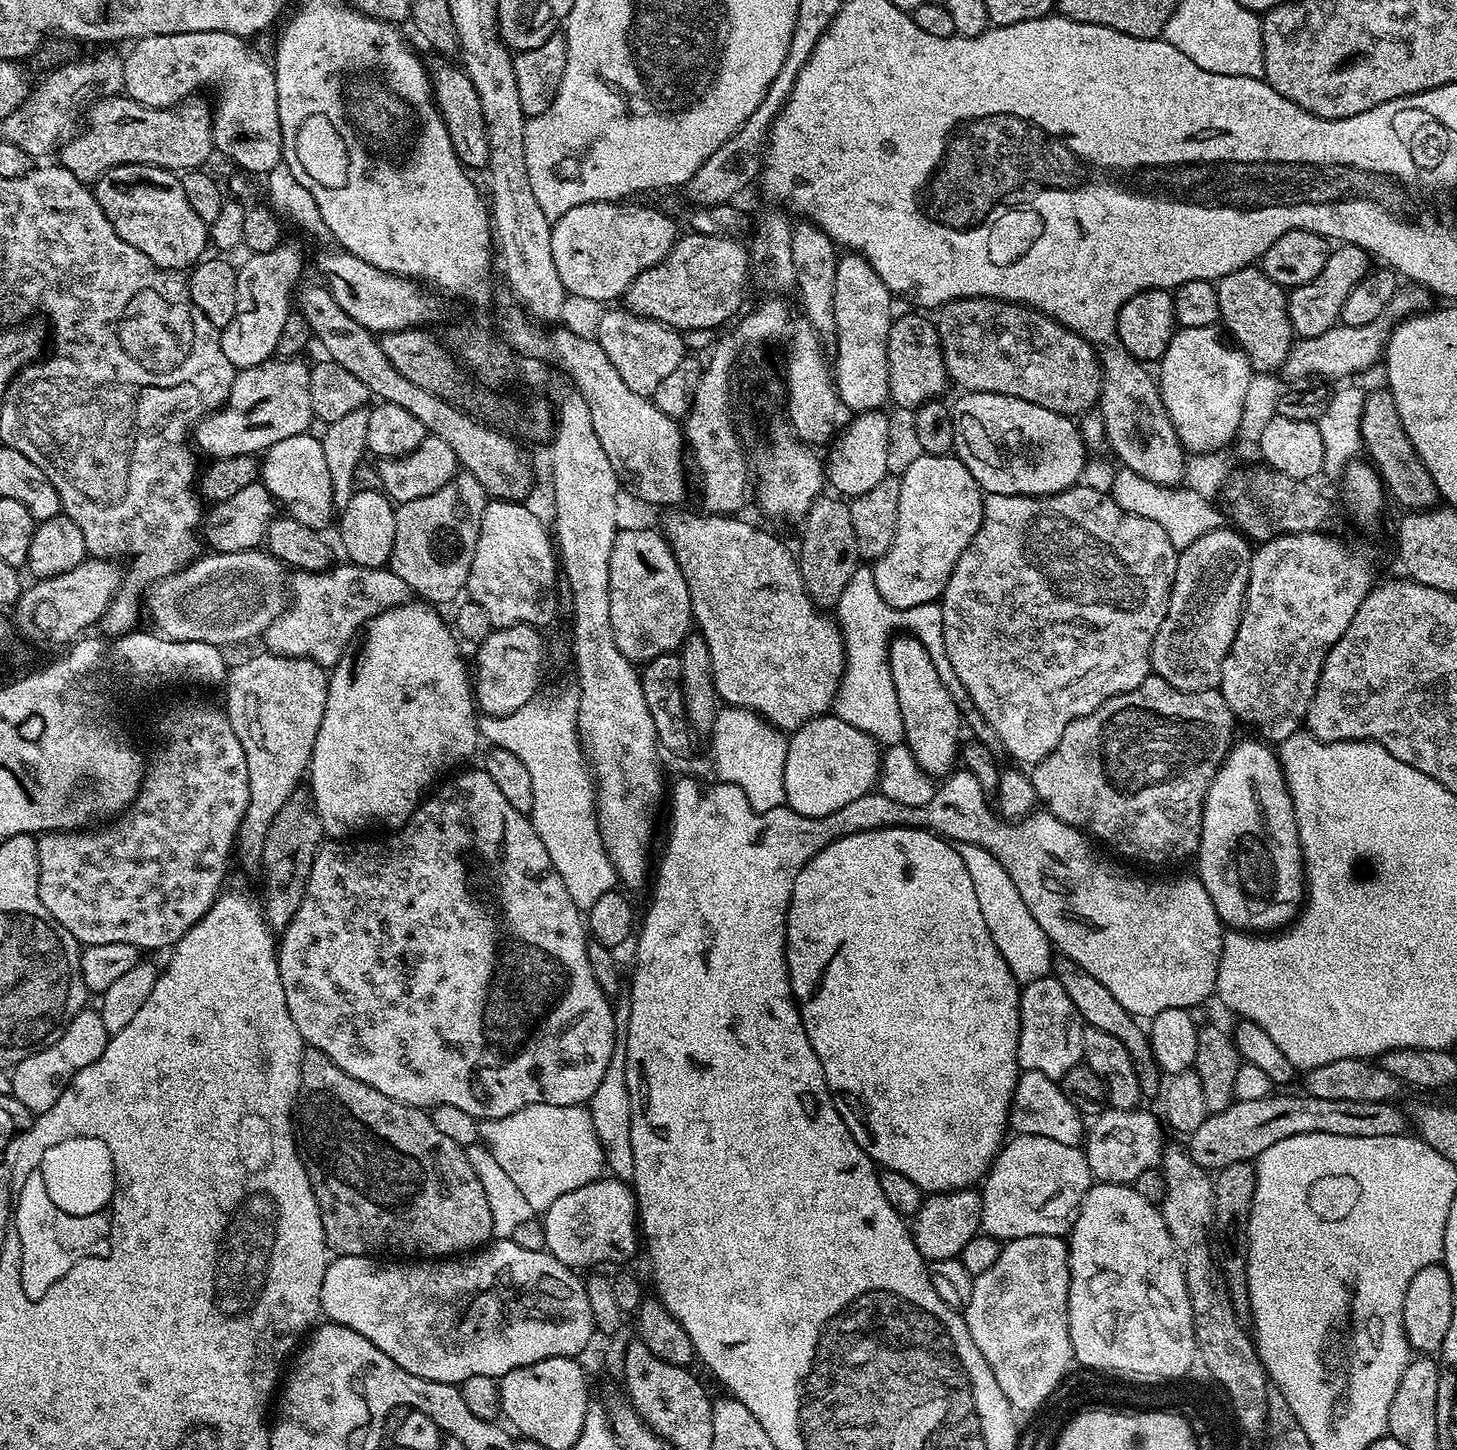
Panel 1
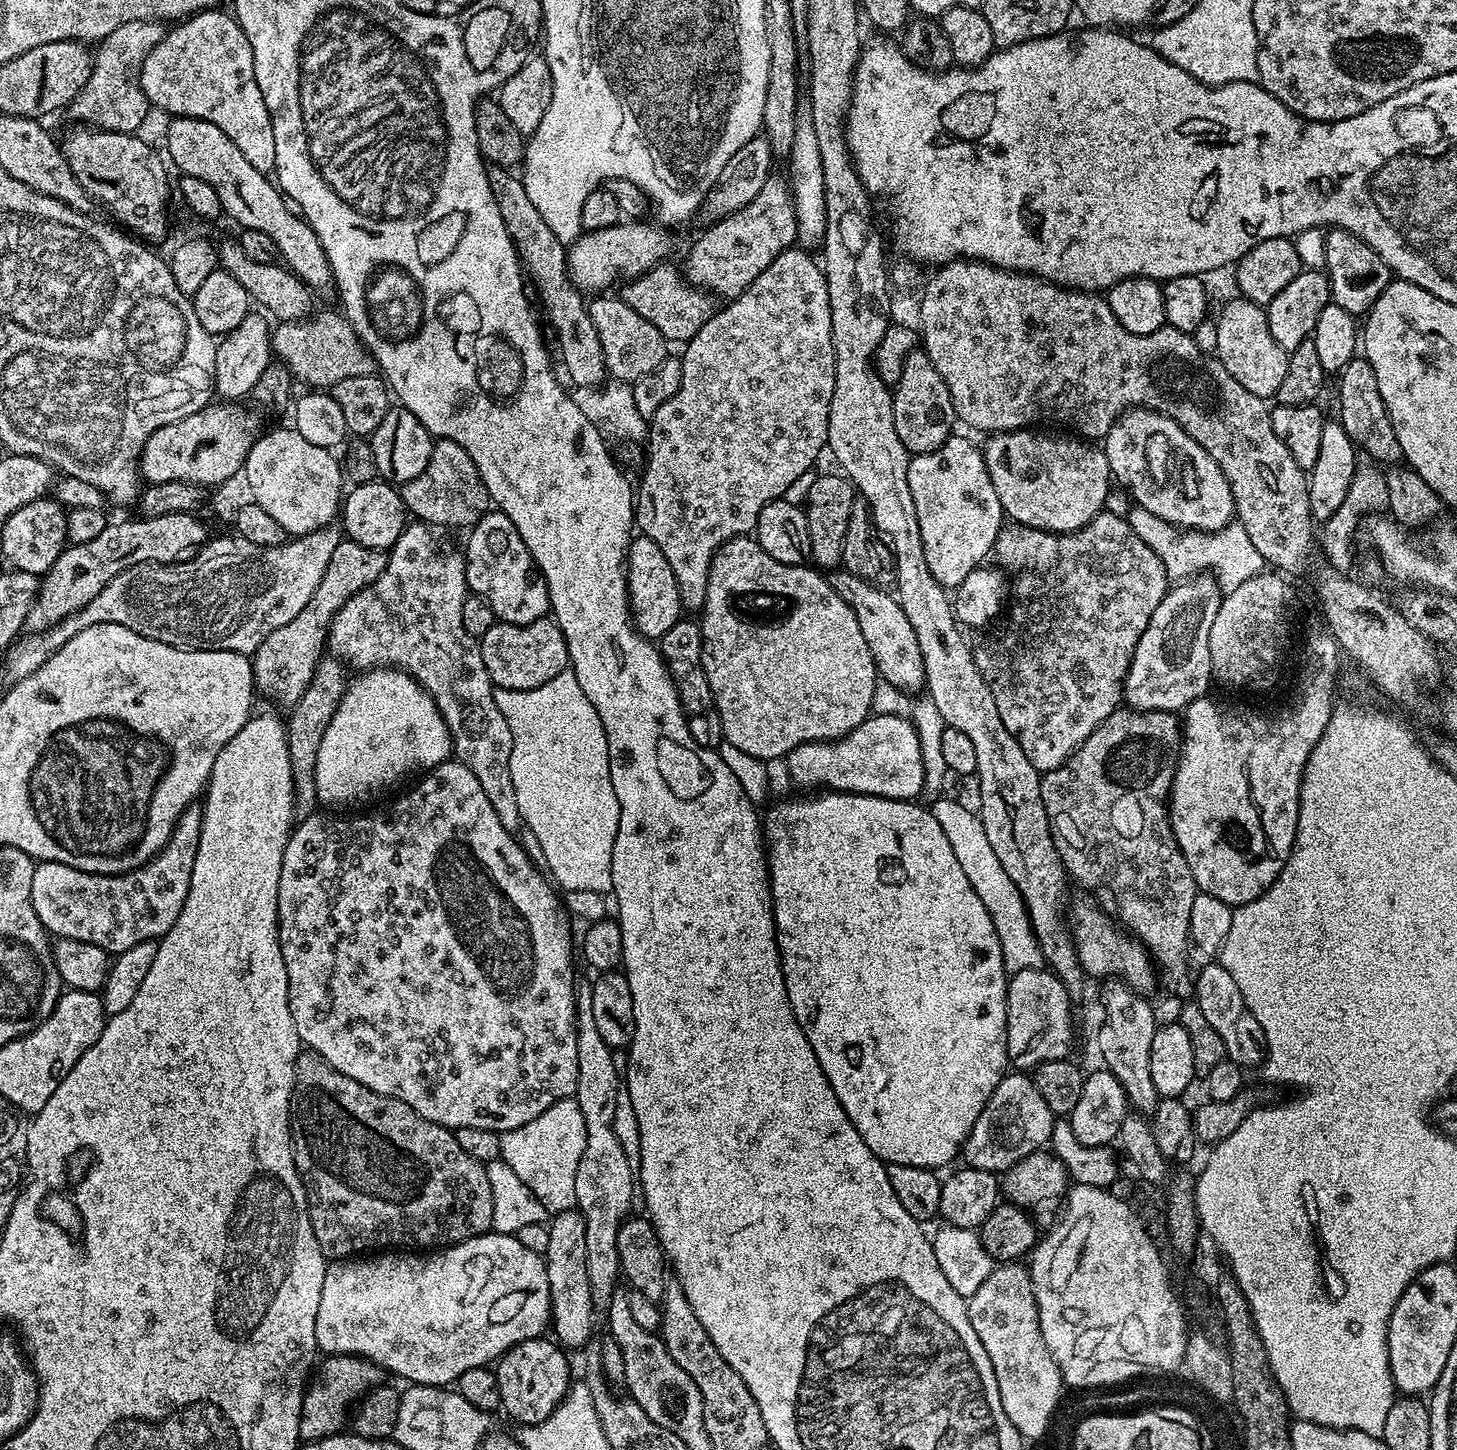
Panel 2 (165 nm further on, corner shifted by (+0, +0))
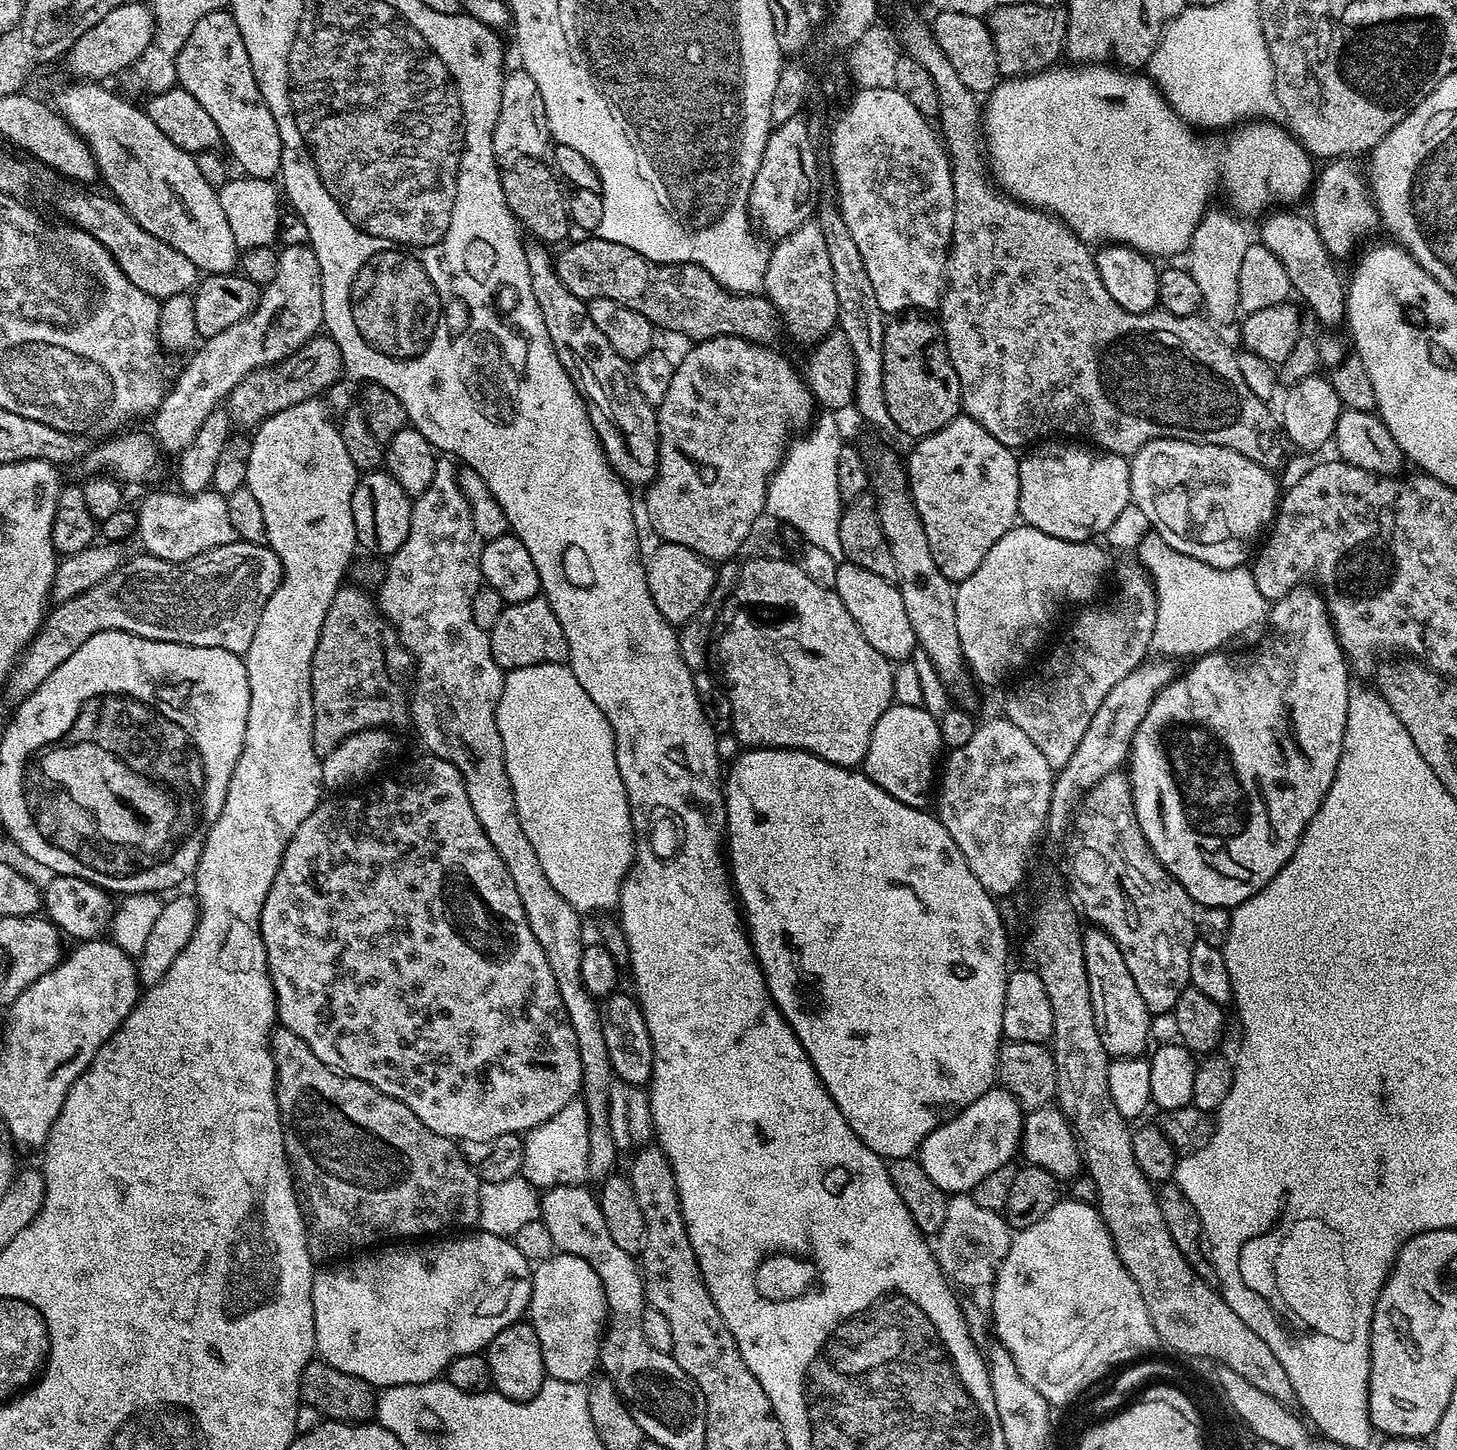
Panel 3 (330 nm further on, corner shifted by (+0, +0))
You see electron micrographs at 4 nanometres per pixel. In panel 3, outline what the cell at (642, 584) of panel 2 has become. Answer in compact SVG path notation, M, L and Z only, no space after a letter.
M667 542L657 543L652 557L647 557L646 571L648 589L654 598L654 606L658 606L661 614L673 626L683 626L702 606L706 606L710 592L714 590L717 569L709 561L703 560L694 550L686 546L678 546Z

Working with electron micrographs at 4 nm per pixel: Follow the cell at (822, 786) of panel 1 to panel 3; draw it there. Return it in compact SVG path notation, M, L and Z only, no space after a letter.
M894 702L884 711L882 718L878 718L878 726L874 726L870 750L864 759L862 771L898 802L927 809L928 791L931 788L933 791L938 776L940 752L942 756L939 719L931 716L922 706L906 706Z

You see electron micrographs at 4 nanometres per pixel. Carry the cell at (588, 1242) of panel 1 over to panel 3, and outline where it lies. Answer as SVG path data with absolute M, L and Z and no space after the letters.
M557 1252L535 1265L531 1277L532 1293L526 1316L534 1334L538 1334L545 1369L556 1368L555 1375L566 1382L587 1381L597 1371L600 1342L608 1319L606 1294L598 1274L594 1274L594 1266L574 1254Z

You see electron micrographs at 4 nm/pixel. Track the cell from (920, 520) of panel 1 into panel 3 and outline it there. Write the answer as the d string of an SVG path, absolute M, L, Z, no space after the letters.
M963 414L942 430L921 436L913 444L916 445L906 459L908 486L926 530L926 542L930 542L930 554L934 554L934 562L947 580L959 582L970 578L970 574L982 566L982 558L986 558L990 546L994 546L994 542L998 542L998 538L1017 523L1020 514L1020 460L1013 449L1002 446L994 434L982 430L978 422Z

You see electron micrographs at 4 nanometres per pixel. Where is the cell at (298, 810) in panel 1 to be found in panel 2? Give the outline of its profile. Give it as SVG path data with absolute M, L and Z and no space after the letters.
M331 654L321 658L314 670L314 678L310 678L310 686L306 686L302 698L291 707L292 717L287 717L286 720L292 777L296 783L296 816L300 818L312 815L318 808L316 794L318 746L322 746L322 734L326 734L326 726L330 726L330 718L334 718L334 710L338 710L340 700L350 683L350 676L344 673L343 667L345 668L345 665Z

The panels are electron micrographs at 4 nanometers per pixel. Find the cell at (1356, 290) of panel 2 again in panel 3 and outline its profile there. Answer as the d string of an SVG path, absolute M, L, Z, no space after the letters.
M1352 158L1327 161L1321 172L1319 169L1310 189L1310 219L1333 258L1350 255L1359 246L1360 240L1371 234L1372 227L1380 224L1380 216L1376 213L1376 201L1369 189L1365 169L1361 165L1359 168L1356 163Z

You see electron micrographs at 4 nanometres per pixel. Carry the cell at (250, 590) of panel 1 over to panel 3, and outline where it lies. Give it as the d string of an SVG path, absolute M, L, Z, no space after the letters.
M241 539L232 544L220 545L186 561L164 561L149 554L141 555L133 560L132 557L125 559L124 565L110 574L110 578L98 582L98 586L66 602L56 604L45 615L36 637L24 649L23 656L8 675L7 684L3 685L2 692L9 700L9 705L21 704L31 692L42 686L42 682L46 682L46 678L50 678L50 674L54 674L58 666L62 666L62 662L66 662L66 658L70 658L70 654L74 654L74 650L78 650L78 646L82 646L82 642L86 642L86 638L99 632L129 632L151 640L221 648L243 654L254 638L254 630L258 630L258 618L270 594L274 594L274 590L280 585L280 579L284 577L284 568L272 548L267 544L251 544Z

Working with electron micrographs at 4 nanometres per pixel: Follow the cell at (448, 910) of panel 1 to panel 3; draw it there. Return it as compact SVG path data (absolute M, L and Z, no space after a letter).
M431 754L423 755L417 760L410 761L405 768L398 769L393 776L386 777L381 784L373 783L371 785L373 788L365 796L344 794L341 795L344 796L341 800L321 799L320 805L312 811L310 818L306 818L306 822L302 822L298 826L298 830L294 830L284 851L282 862L278 866L278 874L270 886L270 894L266 894L266 902L262 906L262 918L260 919L260 933L262 942L266 946L268 972L272 976L272 985L276 995L276 1018L286 1030L298 1034L298 1038L302 1038L302 1042L306 1042L306 1046L310 1046L310 1050L314 1050L314 1054L318 1054L318 1058L322 1058L322 1062L326 1062L326 1066L330 1066L343 1076L353 1076L359 1080L370 1082L370 1086L382 1090L382 1094L390 1094L390 1098L398 1098L398 1102L410 1106L410 1110L414 1110L414 1114L418 1114L420 1121L426 1126L430 1126L430 1130L434 1130L434 1134L449 1136L451 1140L457 1142L462 1140L486 1142L490 1138L498 1138L502 1134L514 1134L515 1132L527 1134L530 1129L537 1128L542 1122L554 1118L554 1114L558 1114L558 1110L562 1110L570 1101L581 1095L582 1062L578 1054L578 1038L574 1038L574 1026L570 1026L568 1015L562 1006L562 994L558 990L558 982L554 982L554 973L550 971L550 962L546 962L546 950L542 950L542 946L538 946L538 938L534 938L534 930L530 930L530 922L526 922L526 914L522 910L518 890L514 890L514 878L510 878L510 870L506 870L506 862L502 862L502 858L498 858L498 850L494 850L494 846L490 846L490 838L486 838L486 834L482 830L482 822L478 822L478 818L474 814L474 806L470 806L470 798L466 795L462 774L453 764L442 758Z

